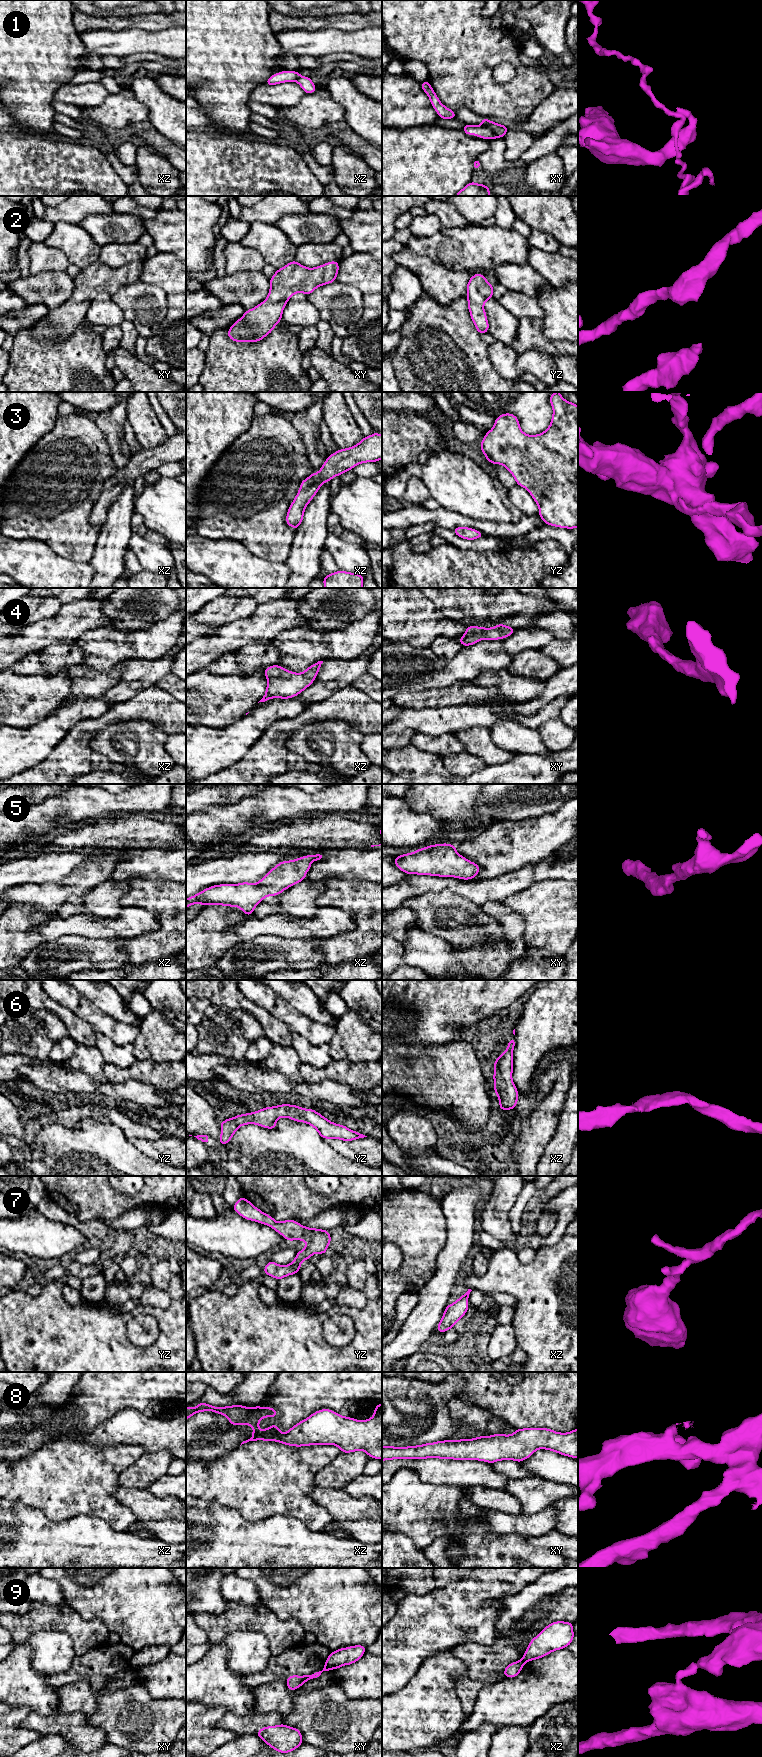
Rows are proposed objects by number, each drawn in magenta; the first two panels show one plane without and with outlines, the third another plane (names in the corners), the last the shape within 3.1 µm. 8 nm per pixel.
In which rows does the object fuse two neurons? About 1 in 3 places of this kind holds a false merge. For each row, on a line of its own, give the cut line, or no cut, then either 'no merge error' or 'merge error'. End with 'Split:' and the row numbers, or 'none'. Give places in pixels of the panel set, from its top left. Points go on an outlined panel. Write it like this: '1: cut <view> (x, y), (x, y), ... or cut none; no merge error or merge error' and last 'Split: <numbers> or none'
1: cut xy (482, 125), (489, 128), (498, 137); merge error
2: cut none; no merge error
3: cut none; no merge error
4: cut none; no merge error
5: cut none; no merge error
6: cut none; no merge error
7: cut none; no merge error
8: cut none; no merge error
9: cut xy (325, 1665), (328, 1669); merge error
Split: 1, 9

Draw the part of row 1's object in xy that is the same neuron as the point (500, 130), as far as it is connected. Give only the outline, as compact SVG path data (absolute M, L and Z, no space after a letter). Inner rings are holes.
M485 117L481 118L482 126L485 126L491 129L498 138L503 138L503 136L507 133L508 127L505 125L497 124L493 121L487 120Z

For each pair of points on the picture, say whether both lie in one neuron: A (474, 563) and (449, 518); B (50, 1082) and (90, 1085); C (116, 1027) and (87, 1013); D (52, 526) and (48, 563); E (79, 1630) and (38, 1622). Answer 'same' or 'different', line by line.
A: different
B: same
C: same
D: different
E: same

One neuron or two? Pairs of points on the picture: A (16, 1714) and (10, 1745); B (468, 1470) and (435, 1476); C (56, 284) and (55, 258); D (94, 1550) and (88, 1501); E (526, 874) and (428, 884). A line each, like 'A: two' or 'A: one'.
A: one
B: one
C: two
D: two
E: one

